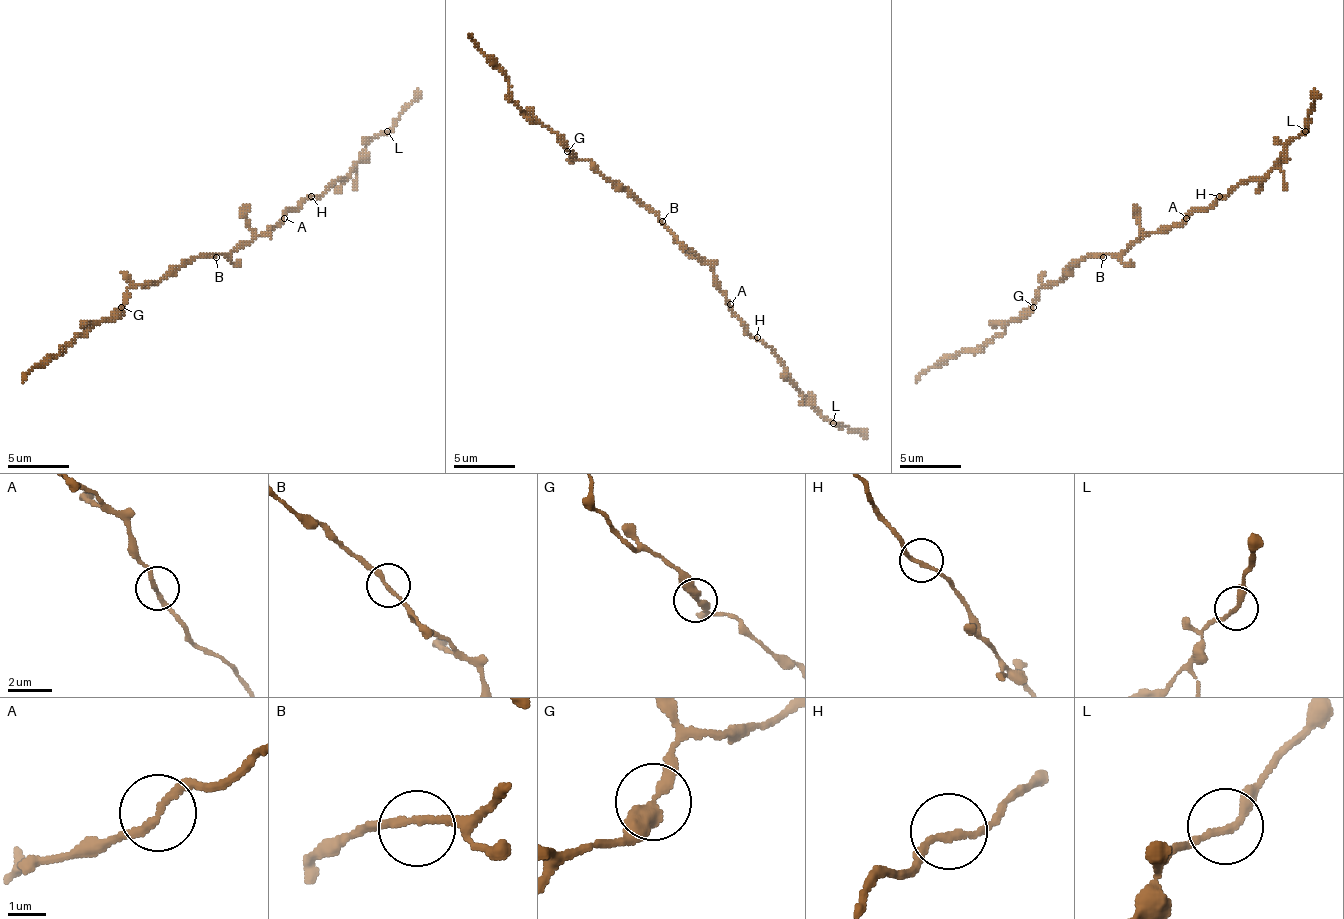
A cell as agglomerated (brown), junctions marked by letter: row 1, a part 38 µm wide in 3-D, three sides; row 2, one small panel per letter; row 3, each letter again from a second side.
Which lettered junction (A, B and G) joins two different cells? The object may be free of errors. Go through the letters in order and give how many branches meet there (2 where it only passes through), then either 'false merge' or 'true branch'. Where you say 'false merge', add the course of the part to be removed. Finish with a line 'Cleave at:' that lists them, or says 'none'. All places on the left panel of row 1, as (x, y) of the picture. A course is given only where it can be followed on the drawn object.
A: 2 branches meet; true branch
B: 2 branches meet; true branch
G: 2 branches meet; true branch
Cleave at: none

